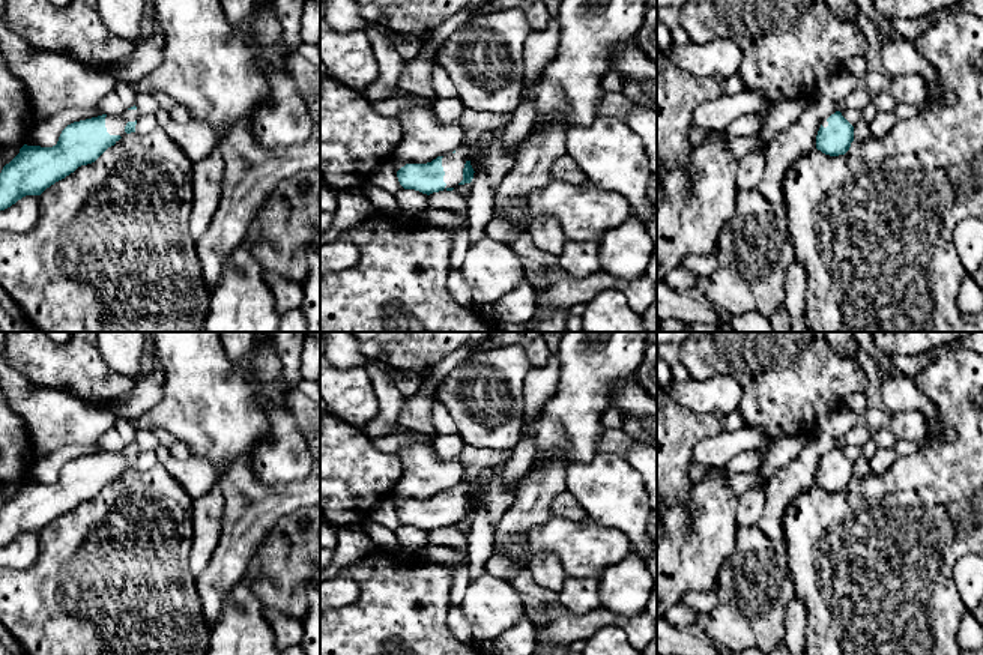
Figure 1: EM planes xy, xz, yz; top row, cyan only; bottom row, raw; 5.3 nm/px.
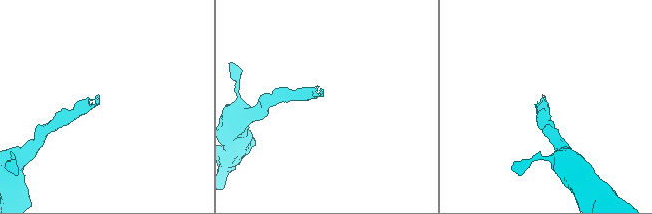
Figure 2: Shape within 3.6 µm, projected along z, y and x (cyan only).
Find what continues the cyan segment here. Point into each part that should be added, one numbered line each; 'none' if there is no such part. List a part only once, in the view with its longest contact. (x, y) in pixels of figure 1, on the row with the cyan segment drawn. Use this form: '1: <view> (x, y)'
1: xz (453, 164)

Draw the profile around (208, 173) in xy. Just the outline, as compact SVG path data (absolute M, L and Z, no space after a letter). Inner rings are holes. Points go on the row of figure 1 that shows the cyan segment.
M215 149L209 156L194 164L192 209L189 221L189 236L198 239L207 230L221 200L224 176L224 161L221 152Z

